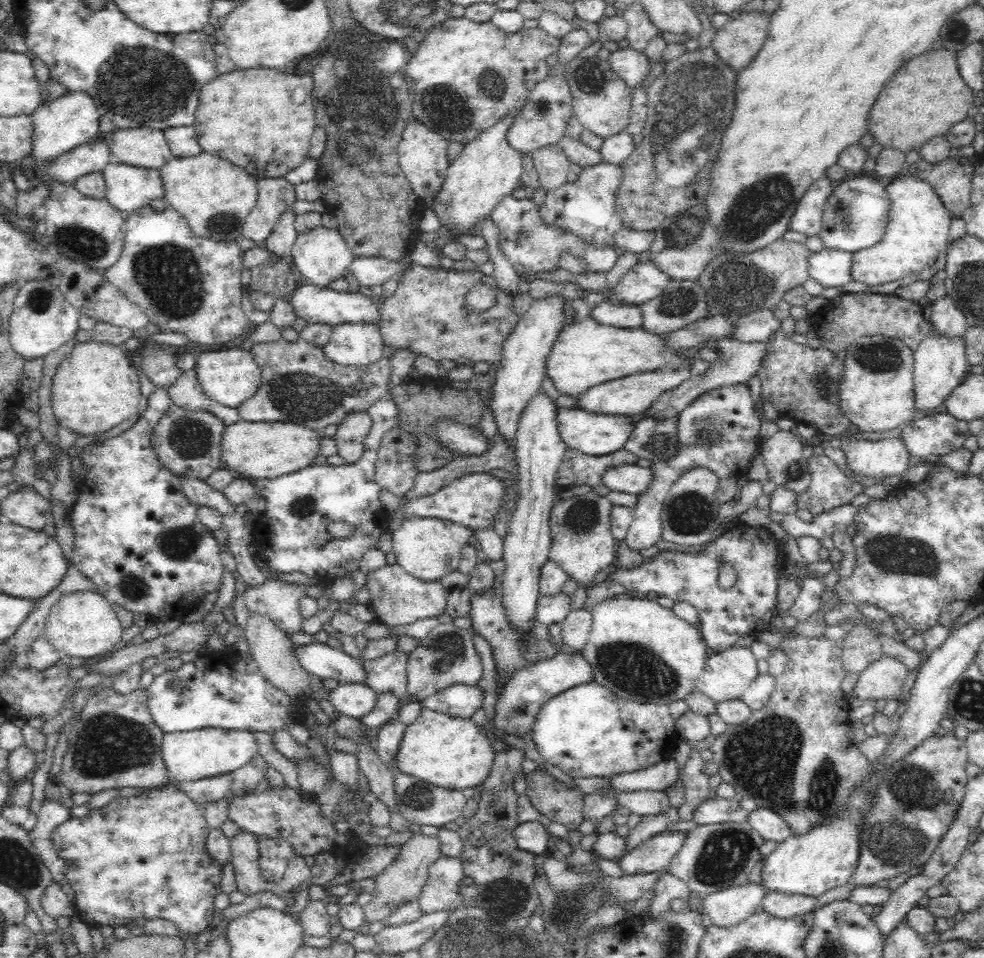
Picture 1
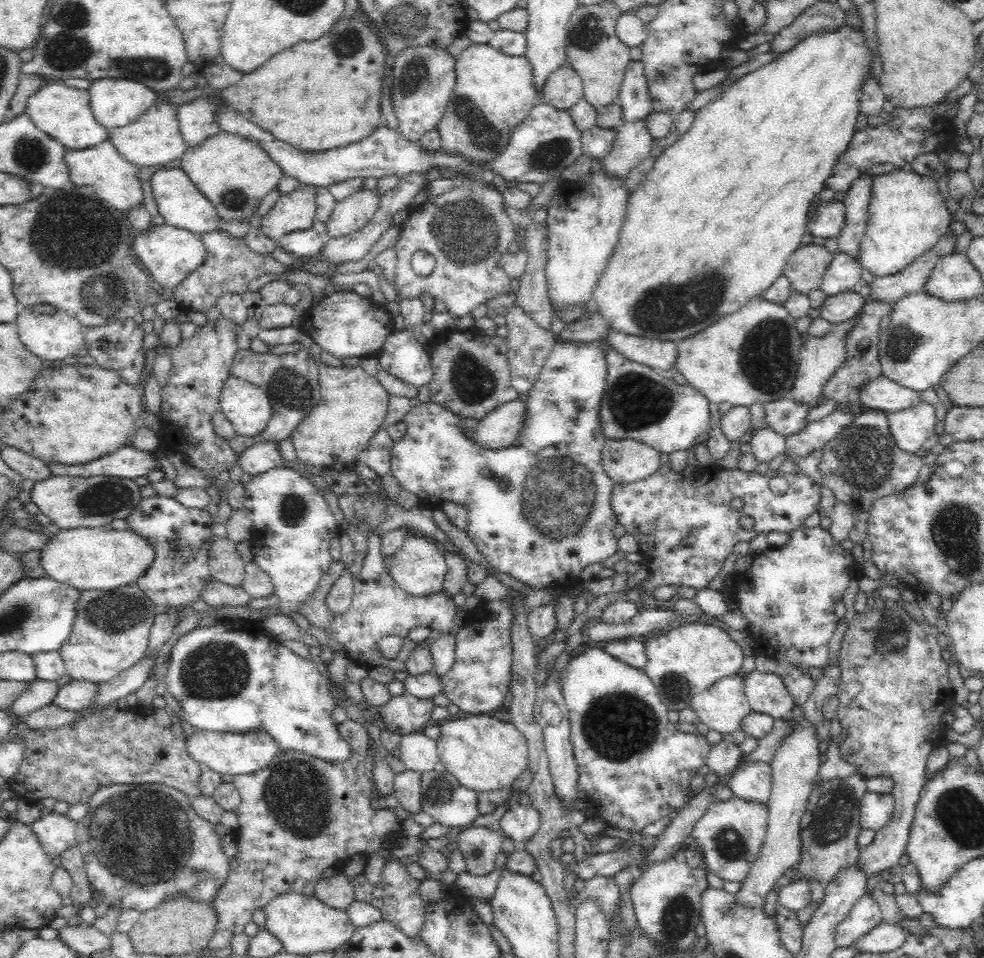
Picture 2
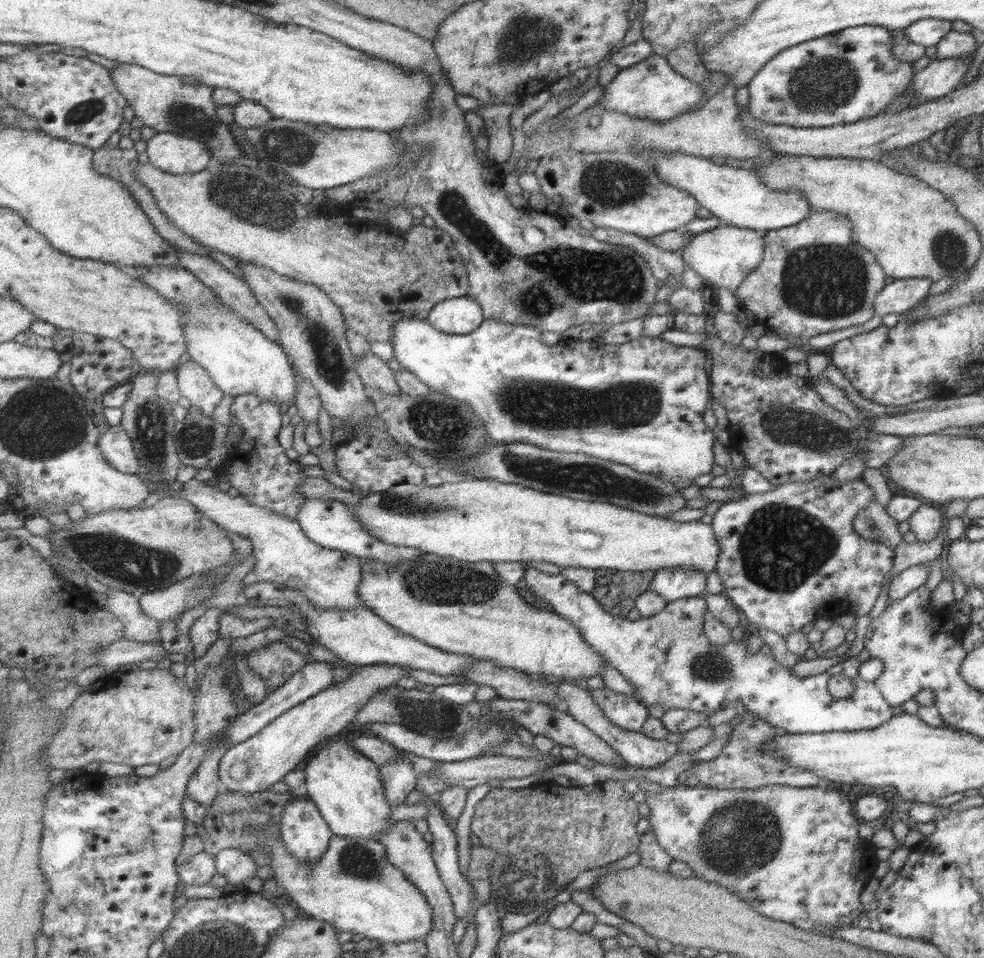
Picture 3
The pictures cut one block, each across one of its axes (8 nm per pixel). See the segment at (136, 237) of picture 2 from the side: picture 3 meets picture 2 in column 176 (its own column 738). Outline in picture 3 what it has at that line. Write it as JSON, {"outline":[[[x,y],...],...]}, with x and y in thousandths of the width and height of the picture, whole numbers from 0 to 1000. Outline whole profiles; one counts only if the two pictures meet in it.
{"outline":[[[732,234],[723,240],[705,245],[702,244],[695,260],[691,261],[691,266],[693,272],[696,273],[702,282],[706,283],[714,294],[723,295],[727,301],[740,301],[743,305],[746,305],[746,301],[753,296],[753,292],[756,292],[757,288],[760,288],[761,284],[763,284],[773,271],[775,245],[776,241],[765,241],[760,238],[749,238],[741,234]]]}

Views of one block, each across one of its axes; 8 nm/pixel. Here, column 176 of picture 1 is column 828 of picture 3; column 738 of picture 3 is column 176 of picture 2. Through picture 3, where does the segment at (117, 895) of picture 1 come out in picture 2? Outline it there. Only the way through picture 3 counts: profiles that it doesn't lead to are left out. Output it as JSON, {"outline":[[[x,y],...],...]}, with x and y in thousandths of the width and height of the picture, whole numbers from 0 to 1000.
{"outline":[[[146,817],[146,818],[112,818],[102,822],[88,839],[88,849],[77,858],[77,884],[84,891],[86,909],[88,918],[92,923],[96,931],[101,932],[103,941],[111,947],[124,949],[138,949],[140,952],[147,953],[150,949],[160,948],[163,944],[171,942],[171,939],[179,939],[179,937],[187,936],[204,944],[214,944],[230,921],[233,911],[233,896],[228,892],[225,875],[215,864],[215,859],[205,854],[193,839],[193,831],[183,827],[180,823],[169,820],[168,818]]]}

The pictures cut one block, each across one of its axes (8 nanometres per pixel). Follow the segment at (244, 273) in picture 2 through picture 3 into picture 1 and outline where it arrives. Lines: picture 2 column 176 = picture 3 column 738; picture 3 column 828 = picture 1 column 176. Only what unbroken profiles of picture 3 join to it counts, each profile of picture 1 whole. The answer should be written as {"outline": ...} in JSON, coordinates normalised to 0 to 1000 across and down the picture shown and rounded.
{"outline":[[[152,214],[140,217],[137,221],[127,223],[126,234],[124,236],[126,243],[126,255],[120,271],[108,282],[104,282],[107,292],[110,292],[116,300],[118,300],[134,317],[139,317],[150,329],[151,336],[163,340],[165,346],[185,347],[189,349],[192,355],[199,357],[199,359],[222,359],[229,360],[246,351],[252,343],[254,335],[252,334],[253,318],[251,317],[251,301],[246,300],[245,284],[246,279],[246,265],[247,262],[242,258],[240,252],[218,252],[199,246],[195,239],[191,236],[189,229],[187,229],[179,219],[170,216],[165,221],[157,221]]]}

